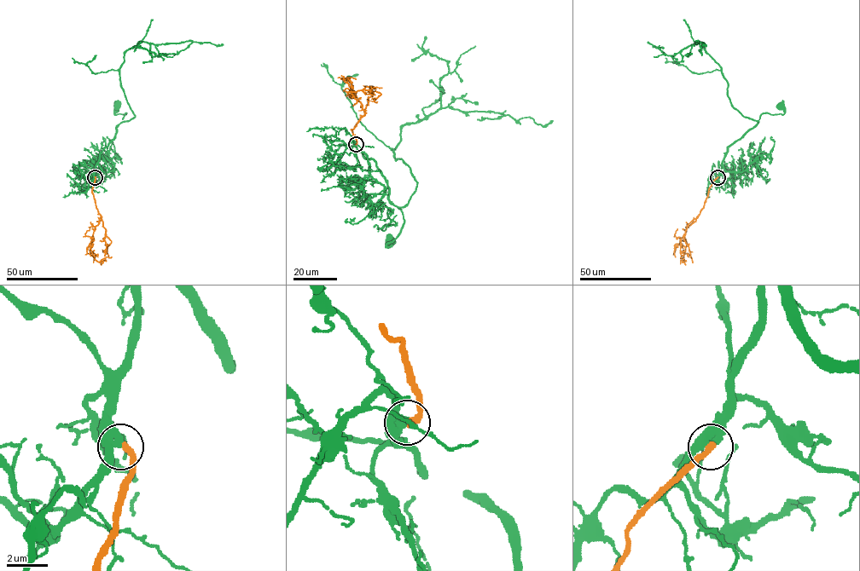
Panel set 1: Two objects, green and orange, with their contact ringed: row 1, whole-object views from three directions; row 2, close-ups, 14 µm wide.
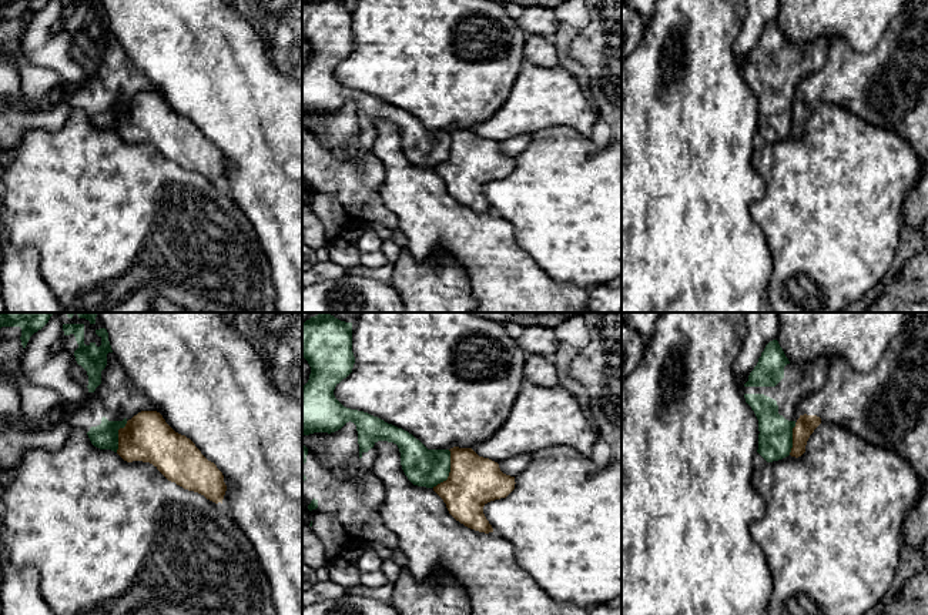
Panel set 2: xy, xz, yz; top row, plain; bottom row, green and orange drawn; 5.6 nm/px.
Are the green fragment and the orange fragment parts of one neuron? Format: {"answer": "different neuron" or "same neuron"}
{"answer": "different neuron"}

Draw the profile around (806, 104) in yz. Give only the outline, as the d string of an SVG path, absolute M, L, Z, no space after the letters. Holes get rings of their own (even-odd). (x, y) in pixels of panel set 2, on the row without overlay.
M904 0L880 43L867 53L852 51L842 37L834 39L823 64L801 81L798 96L793 108L791 137L798 138L805 133L807 121L820 104L832 103L874 126L894 130L911 144L924 164L924 173L907 193L902 217L912 228L922 230L928 220L928 0Z

